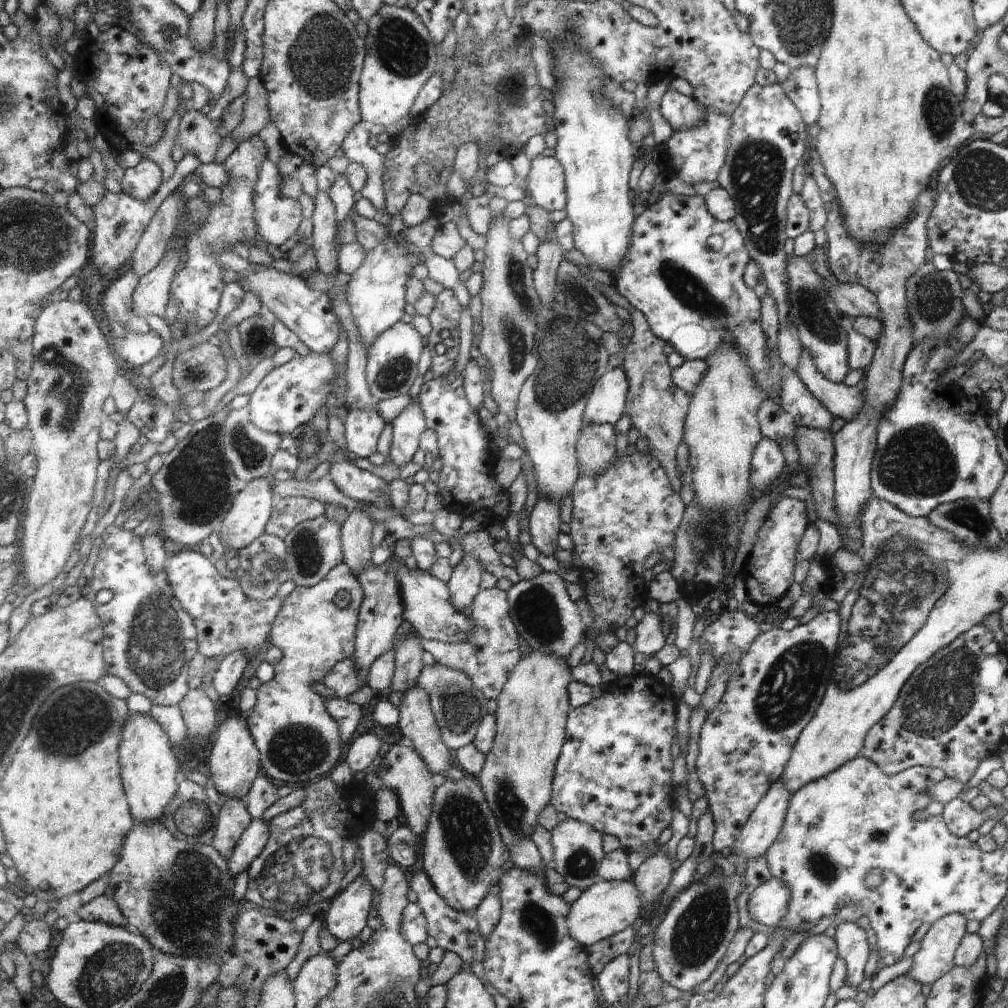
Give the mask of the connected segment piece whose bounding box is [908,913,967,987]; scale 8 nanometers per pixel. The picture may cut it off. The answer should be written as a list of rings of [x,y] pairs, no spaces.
[[[948,913],[943,917],[940,917],[934,924],[931,924],[928,932],[920,941],[920,950],[914,955],[913,967],[908,974],[921,984],[932,984],[936,982],[938,978],[944,976],[947,972],[953,969],[954,955],[962,937],[966,932],[967,920],[963,914],[960,913]]]

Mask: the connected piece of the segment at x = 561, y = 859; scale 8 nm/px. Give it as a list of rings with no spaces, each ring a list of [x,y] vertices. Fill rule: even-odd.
[[[569,818],[562,821],[552,831],[555,849],[554,868],[566,877],[573,887],[588,889],[598,883],[602,863],[608,852],[605,850],[605,836],[591,824]]]

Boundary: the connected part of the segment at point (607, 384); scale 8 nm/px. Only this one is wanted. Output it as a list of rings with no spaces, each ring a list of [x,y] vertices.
[[[625,365],[602,375],[590,396],[585,420],[594,424],[618,424],[627,414],[630,387]]]

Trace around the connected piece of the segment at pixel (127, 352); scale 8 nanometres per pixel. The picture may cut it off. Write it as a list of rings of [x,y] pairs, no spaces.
[[[152,329],[145,335],[135,335],[134,333],[127,333],[124,340],[116,338],[116,345],[114,350],[128,362],[133,364],[134,369],[139,369],[143,364],[152,362],[164,348],[164,338]]]

